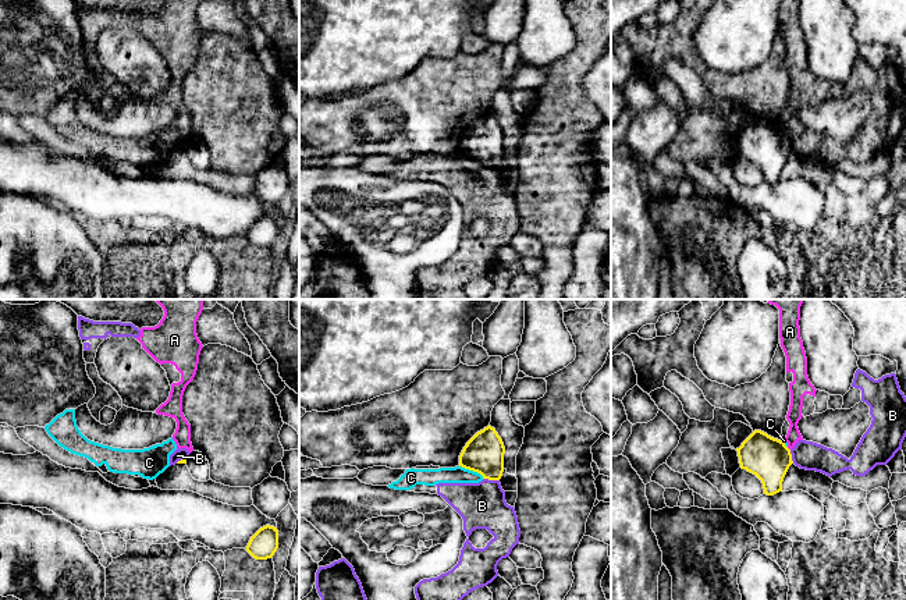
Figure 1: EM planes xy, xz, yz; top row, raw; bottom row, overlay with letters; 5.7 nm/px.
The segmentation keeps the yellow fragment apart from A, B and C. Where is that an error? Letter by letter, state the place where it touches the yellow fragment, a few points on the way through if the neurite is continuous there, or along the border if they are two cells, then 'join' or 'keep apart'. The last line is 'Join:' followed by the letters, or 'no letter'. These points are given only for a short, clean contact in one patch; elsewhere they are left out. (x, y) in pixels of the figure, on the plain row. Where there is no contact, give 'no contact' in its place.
A: yz (788, 137) | along yz (787, 135), (789, 138) | keep apart
B: xz (491, 167) | along xz (483, 166), (498, 169) | keep apart
C: xz (472, 158) | along xz (459, 153), (476, 159), (483, 166) | keep apart
Join: no letter

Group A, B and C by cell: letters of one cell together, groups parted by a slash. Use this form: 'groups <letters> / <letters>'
groups A B C

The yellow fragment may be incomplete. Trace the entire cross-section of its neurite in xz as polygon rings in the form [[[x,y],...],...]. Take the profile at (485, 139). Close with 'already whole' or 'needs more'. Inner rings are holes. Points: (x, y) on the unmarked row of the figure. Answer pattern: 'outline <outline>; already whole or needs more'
outline [[[490,113],[477,120],[463,135],[459,155],[477,160],[483,167],[500,168],[504,160],[505,135]]]; already whole

